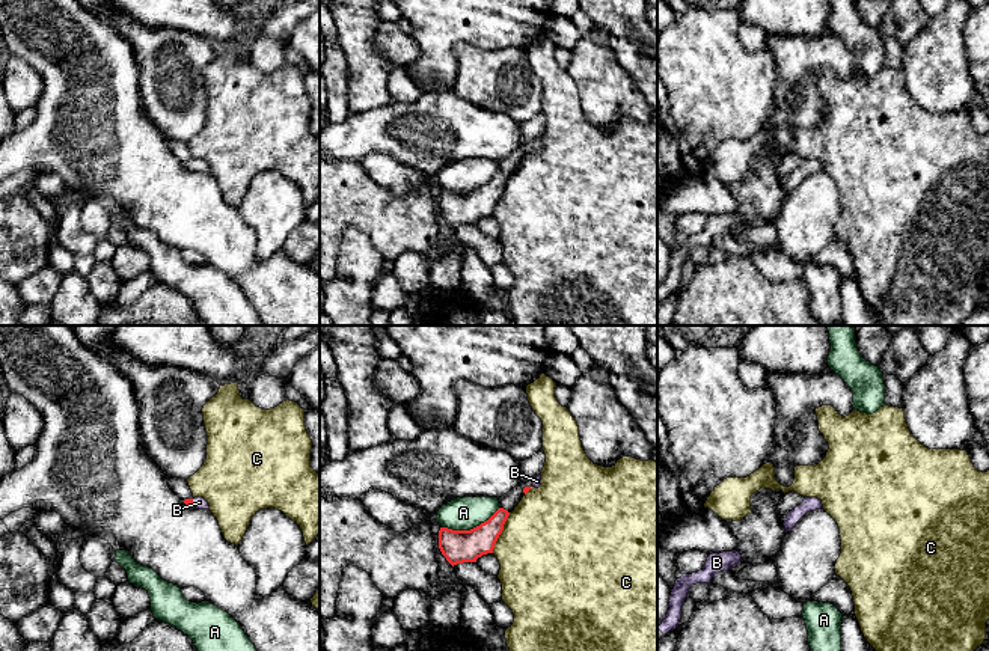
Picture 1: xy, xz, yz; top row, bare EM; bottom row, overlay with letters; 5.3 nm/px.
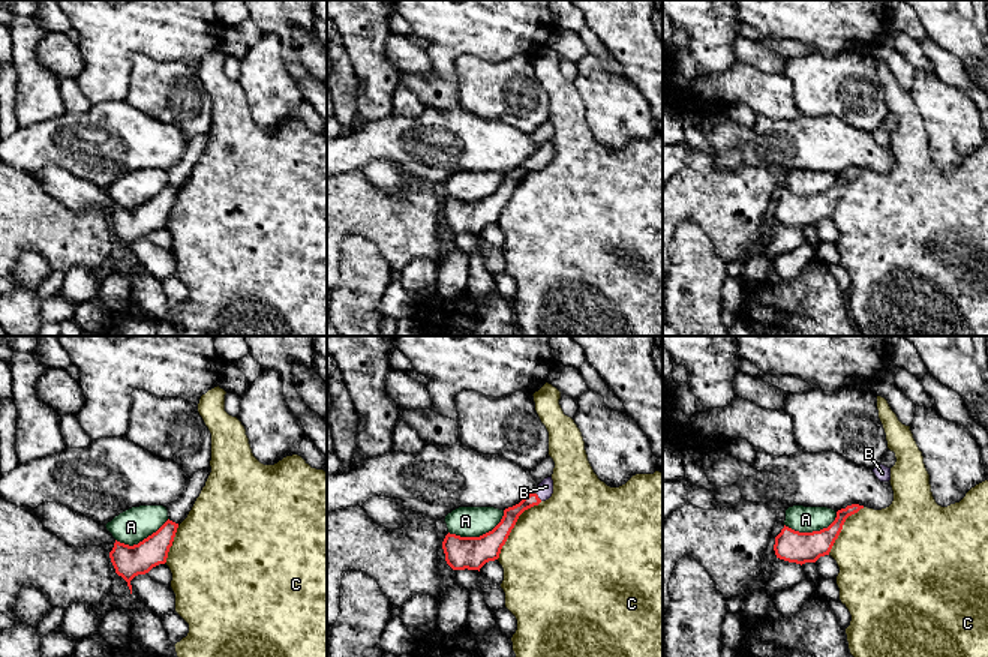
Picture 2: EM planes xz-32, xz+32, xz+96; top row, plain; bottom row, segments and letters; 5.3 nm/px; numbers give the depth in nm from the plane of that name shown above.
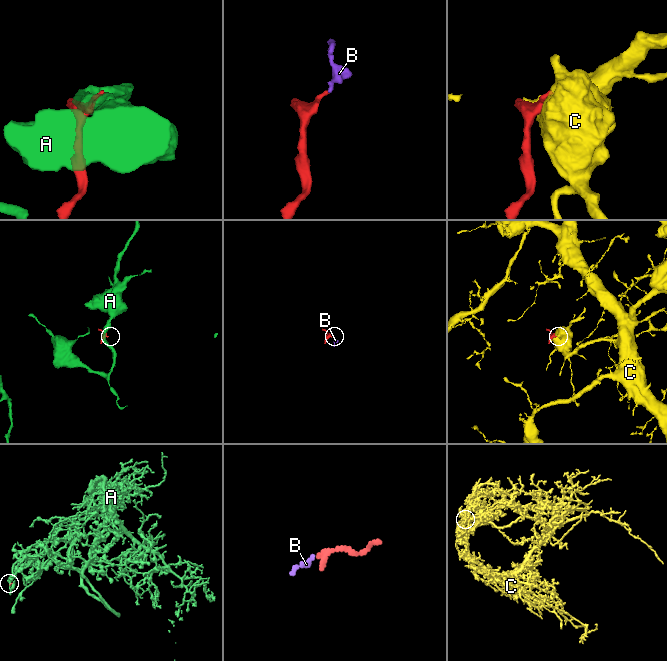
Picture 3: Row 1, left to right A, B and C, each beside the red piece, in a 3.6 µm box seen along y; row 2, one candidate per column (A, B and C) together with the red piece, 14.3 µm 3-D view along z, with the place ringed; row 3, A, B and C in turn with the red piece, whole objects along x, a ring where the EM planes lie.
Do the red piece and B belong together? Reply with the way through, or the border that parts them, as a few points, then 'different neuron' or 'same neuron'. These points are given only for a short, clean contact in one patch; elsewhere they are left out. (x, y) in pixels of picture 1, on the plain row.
way xy (187, 163), (192, 165), (199, 165); same neuron

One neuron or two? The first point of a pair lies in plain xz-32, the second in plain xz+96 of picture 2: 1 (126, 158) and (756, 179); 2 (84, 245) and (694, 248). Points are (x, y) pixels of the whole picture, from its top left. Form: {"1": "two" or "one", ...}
{"1": "two", "2": "two"}

